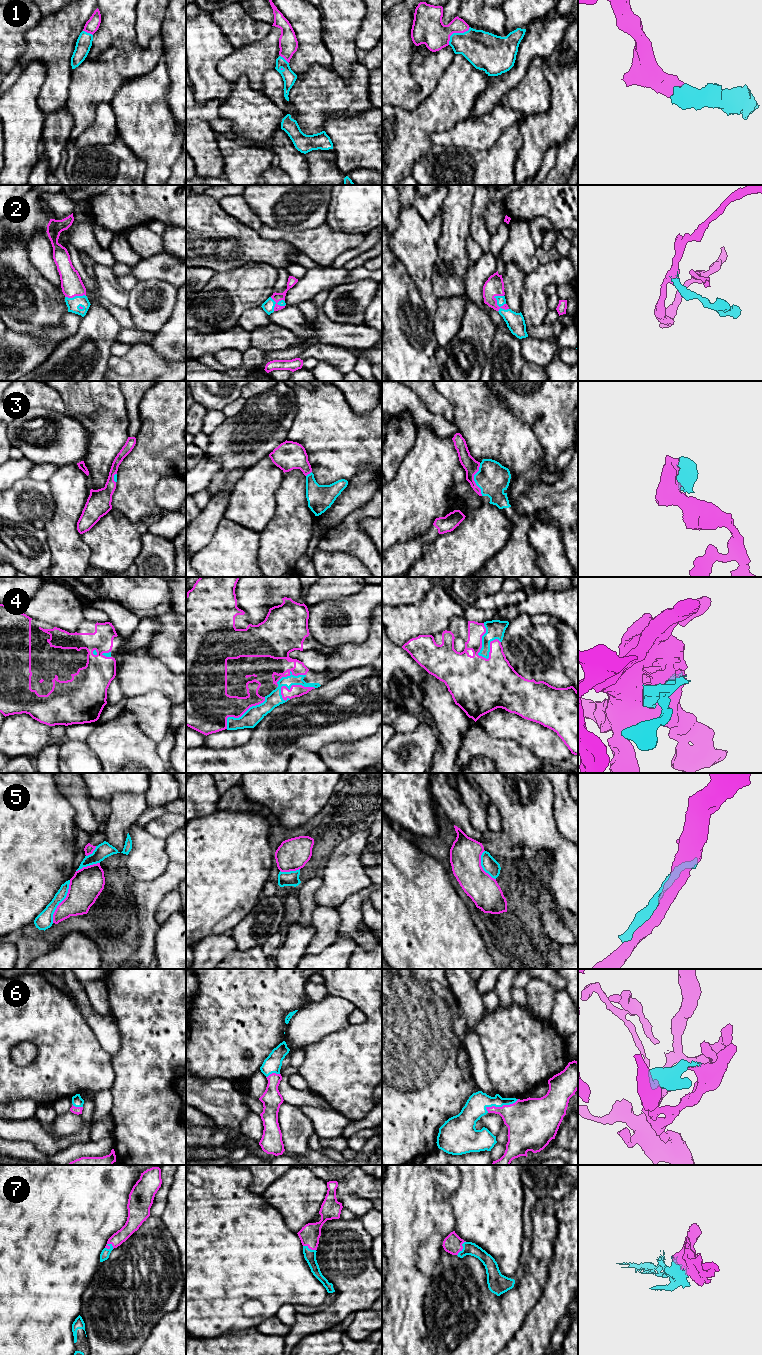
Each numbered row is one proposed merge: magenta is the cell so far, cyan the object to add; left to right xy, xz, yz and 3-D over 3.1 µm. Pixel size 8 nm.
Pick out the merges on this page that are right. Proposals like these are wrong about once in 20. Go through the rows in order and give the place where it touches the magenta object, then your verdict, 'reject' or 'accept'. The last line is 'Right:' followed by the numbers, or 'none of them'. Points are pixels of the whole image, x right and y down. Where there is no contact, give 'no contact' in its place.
1: meets magenta in yz at (456, 32); accept
2: meets magenta in yz at (498, 306); accept
3: meets magenta in yz at (473, 479); accept
4: meets magenta in yz at (481, 643); accept
5: meets magenta in xy at (62, 901); accept
6: meets magenta in yz at (502, 1106); accept
7: meets magenta in xy at (109, 1247); accept
Right: 1, 2, 3, 4, 5, 6, 7

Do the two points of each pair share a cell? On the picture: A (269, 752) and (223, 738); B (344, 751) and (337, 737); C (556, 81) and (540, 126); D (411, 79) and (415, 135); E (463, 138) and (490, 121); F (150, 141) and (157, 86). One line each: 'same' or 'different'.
A: different
B: different
C: same
D: different
E: same
F: same

